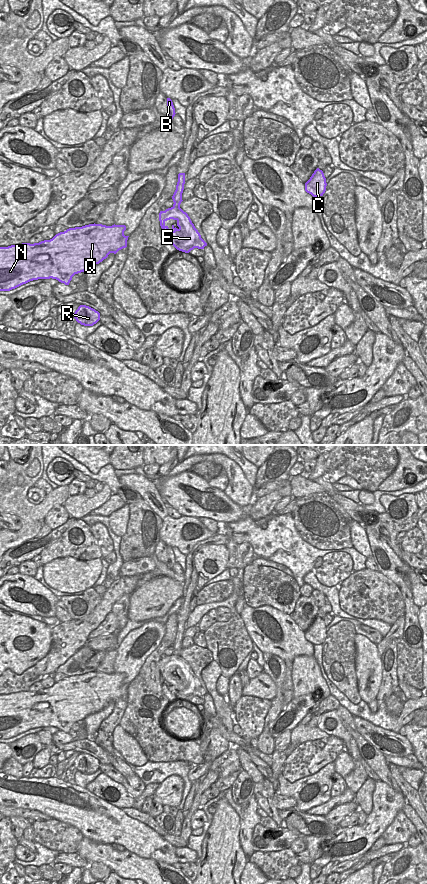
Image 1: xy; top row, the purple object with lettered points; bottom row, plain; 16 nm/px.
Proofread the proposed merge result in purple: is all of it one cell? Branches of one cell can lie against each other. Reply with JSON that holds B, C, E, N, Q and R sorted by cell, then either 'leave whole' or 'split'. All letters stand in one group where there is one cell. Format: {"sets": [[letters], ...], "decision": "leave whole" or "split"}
{"sets": [["B"], ["C", "E", "N", "Q", "R"]], "decision": "split"}

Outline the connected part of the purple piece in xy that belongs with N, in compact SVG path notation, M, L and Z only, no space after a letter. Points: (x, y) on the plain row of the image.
M94 671L69 676L56 682L52 687L39 691L0 695L0 739L10 739L38 727L52 726L69 733L75 722L99 712L110 701L116 702L126 696L129 684L124 683L125 678L125 673L106 674Z

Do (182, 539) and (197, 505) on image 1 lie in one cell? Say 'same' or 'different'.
different

